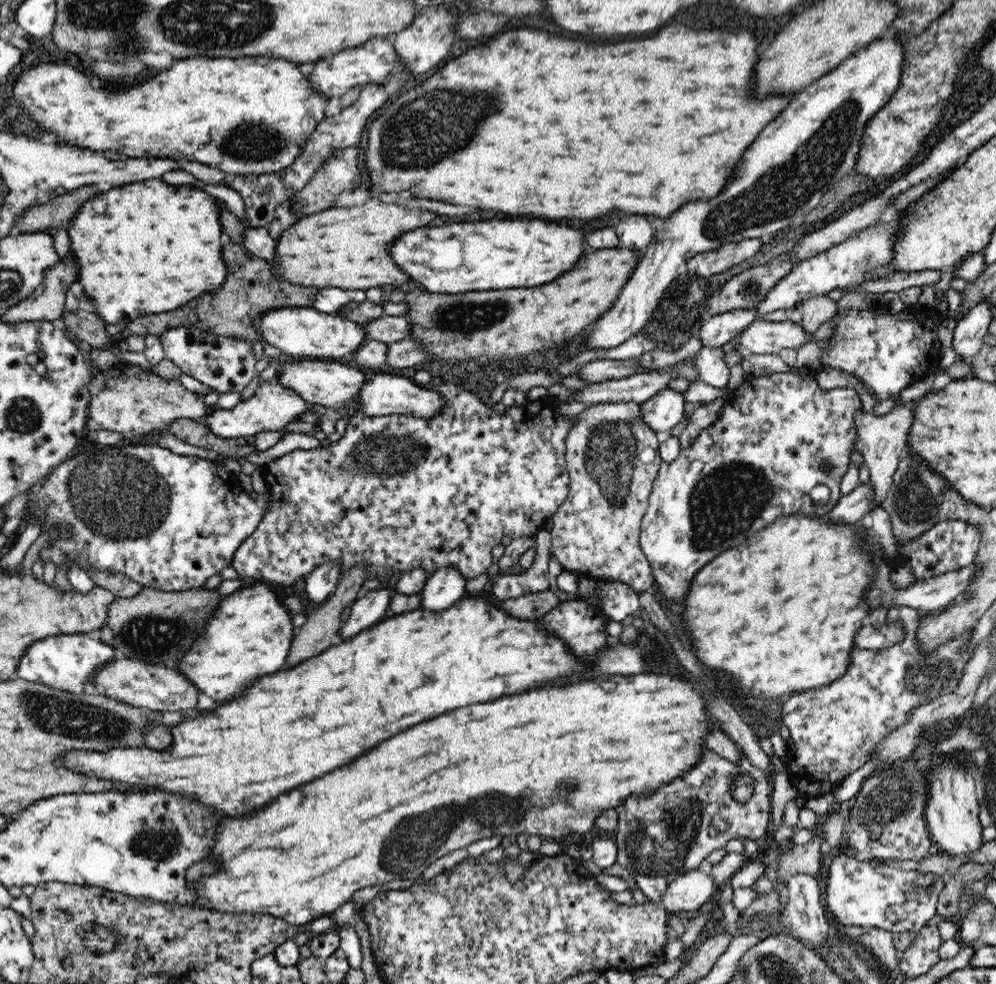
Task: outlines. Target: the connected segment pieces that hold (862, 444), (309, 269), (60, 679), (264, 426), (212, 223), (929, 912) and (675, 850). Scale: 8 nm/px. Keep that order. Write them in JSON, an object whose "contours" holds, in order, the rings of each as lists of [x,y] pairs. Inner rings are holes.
{"contours":[[[[914,401],[903,403],[881,416],[868,413],[866,409],[858,410],[854,414],[857,432],[855,450],[862,454],[866,466],[870,468],[869,482],[874,487],[876,507],[881,506],[888,489],[892,486],[892,479],[901,461],[900,456],[905,454],[908,434],[912,430],[912,422],[914,422]]],[[[372,198],[362,206],[352,208],[330,208],[301,219],[281,235],[278,258],[272,266],[276,277],[282,276],[292,284],[307,287],[341,288],[342,290],[368,290],[381,286],[402,286],[410,280],[390,255],[390,246],[404,232],[430,226],[440,214],[406,208],[398,204],[386,204],[384,200]]],[[[72,634],[72,636],[52,636],[52,638],[38,640],[38,644],[28,648],[28,652],[24,654],[16,670],[22,680],[74,695],[82,695],[92,690],[91,678],[108,662],[114,662],[114,648],[99,640],[96,635]]],[[[265,381],[259,384],[254,395],[239,402],[230,410],[216,409],[206,416],[202,422],[210,427],[212,433],[227,439],[254,437],[260,432],[281,432],[292,422],[300,422],[302,414],[314,413],[312,403],[306,401],[292,389],[284,387],[275,381]]],[[[160,179],[146,180],[146,182],[133,182],[118,187],[105,187],[102,191],[90,198],[83,205],[82,210],[76,216],[74,225],[68,228],[68,233],[72,244],[70,244],[70,254],[76,258],[79,267],[79,278],[76,282],[82,285],[84,294],[88,295],[88,309],[102,317],[107,324],[118,324],[120,322],[134,321],[143,314],[160,314],[170,312],[188,304],[190,300],[198,298],[200,294],[206,292],[216,292],[222,288],[226,282],[226,262],[222,258],[222,226],[220,226],[220,202],[206,194],[204,190],[190,186],[168,186],[168,183]]],[[[842,852],[836,854],[830,864],[825,899],[834,920],[846,928],[854,925],[864,928],[876,927],[891,933],[908,931],[915,935],[930,918],[936,916],[938,896],[944,888],[945,879],[948,878],[944,878],[938,873],[920,873],[918,870],[905,871],[888,866],[884,862],[858,861],[854,856],[849,857]]],[[[706,750],[702,762],[698,762],[692,770],[688,770],[680,778],[672,780],[666,786],[660,786],[658,790],[648,794],[648,798],[630,798],[614,809],[619,815],[618,825],[611,835],[618,847],[616,860],[618,864],[629,870],[638,889],[642,890],[648,898],[648,902],[660,903],[667,886],[675,878],[686,872],[705,867],[706,856],[710,856],[710,853],[716,849],[723,849],[732,838],[756,840],[770,833],[768,822],[770,822],[771,814],[771,780],[763,770],[749,762],[746,756],[742,758],[738,764],[734,764],[721,758],[716,752]],[[742,772],[749,773],[753,778],[753,793],[744,804],[736,801],[730,791],[730,780]],[[710,826],[719,827],[718,834],[710,836],[710,830],[708,830]]]]}

